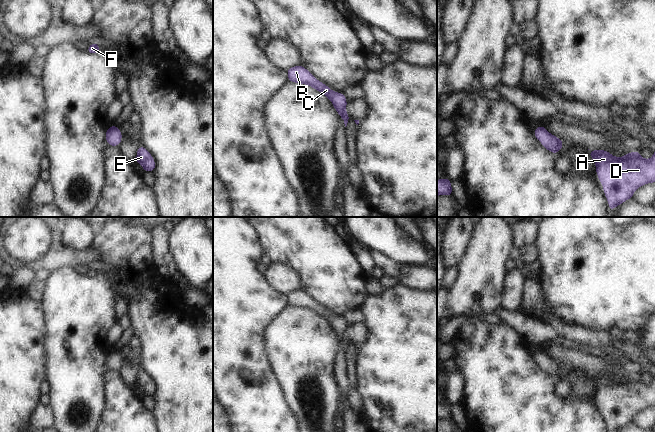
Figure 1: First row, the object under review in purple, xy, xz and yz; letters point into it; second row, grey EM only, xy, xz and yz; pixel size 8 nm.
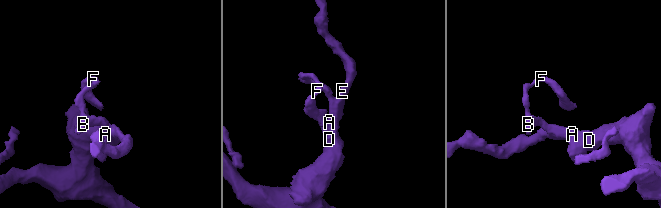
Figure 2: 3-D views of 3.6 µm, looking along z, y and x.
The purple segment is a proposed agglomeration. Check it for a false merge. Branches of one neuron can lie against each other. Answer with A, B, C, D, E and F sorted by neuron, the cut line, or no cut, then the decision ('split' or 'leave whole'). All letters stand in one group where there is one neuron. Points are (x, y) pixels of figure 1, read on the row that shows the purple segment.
A B C D E F; no cut; leave whole

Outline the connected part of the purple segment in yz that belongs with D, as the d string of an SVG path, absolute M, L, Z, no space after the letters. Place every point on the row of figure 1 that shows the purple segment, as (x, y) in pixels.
M602 149L589 150L589 155L595 161L596 173L611 212L633 198L637 188L655 182L655 152L648 160L637 150L623 157L614 157Z

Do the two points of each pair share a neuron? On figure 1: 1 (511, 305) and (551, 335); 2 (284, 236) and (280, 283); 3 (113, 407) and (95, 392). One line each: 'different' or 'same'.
1: different
2: different
3: different

